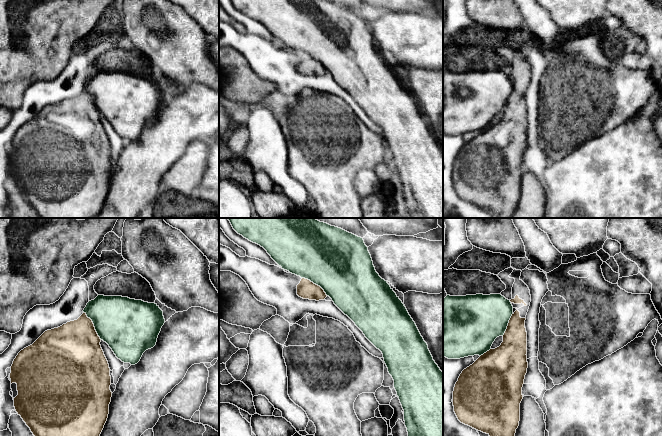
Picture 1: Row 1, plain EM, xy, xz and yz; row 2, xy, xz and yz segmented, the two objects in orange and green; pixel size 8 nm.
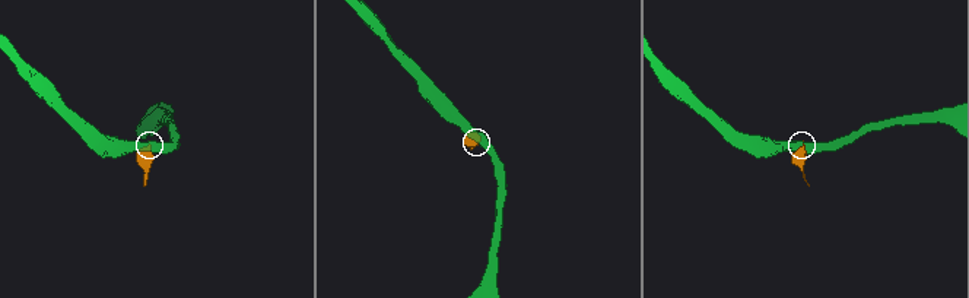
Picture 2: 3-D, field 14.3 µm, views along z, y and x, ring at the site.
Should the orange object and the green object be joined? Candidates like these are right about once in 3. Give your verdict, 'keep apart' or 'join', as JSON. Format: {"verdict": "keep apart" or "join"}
{"verdict": "keep apart"}

